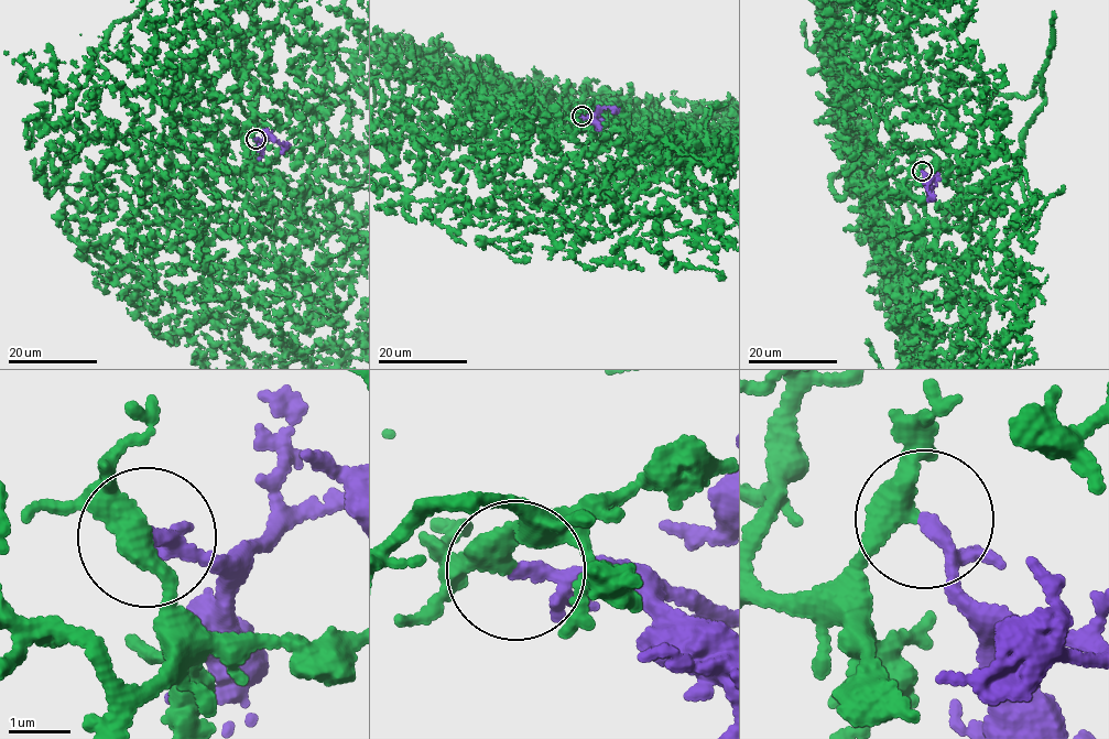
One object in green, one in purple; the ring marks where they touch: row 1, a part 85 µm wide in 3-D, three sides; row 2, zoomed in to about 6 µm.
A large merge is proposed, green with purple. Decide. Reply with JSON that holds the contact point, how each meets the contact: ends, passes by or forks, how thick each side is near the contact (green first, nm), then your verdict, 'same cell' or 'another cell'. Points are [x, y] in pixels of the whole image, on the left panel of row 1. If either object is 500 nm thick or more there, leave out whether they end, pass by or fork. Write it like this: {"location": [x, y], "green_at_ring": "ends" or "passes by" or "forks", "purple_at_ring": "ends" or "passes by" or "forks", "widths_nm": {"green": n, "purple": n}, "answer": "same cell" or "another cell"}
{"location": [256, 139], "green_at_ring": "passes by", "purple_at_ring": "passes by", "widths_nm": {"green": 360, "purple": 160}, "answer": "same cell"}

